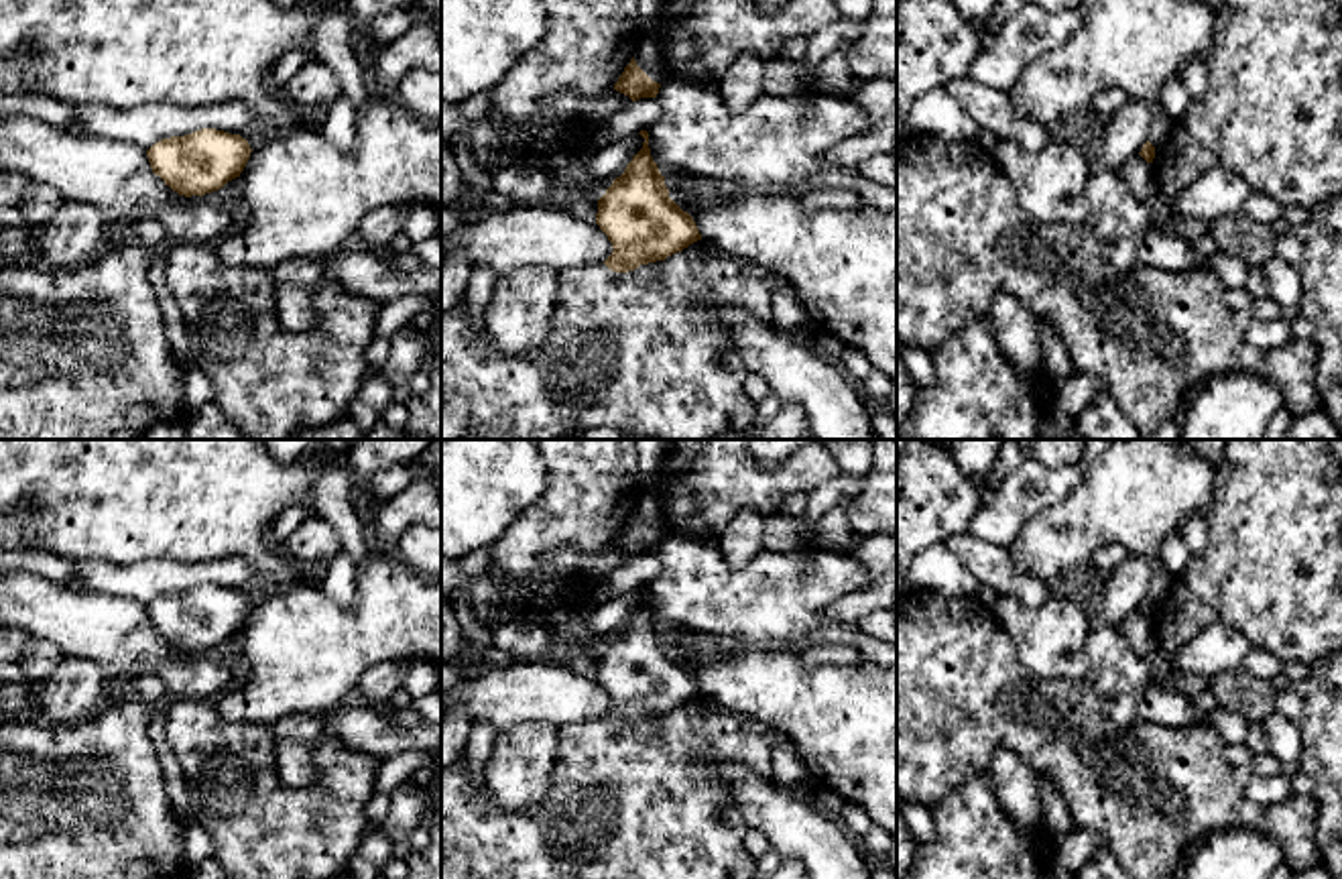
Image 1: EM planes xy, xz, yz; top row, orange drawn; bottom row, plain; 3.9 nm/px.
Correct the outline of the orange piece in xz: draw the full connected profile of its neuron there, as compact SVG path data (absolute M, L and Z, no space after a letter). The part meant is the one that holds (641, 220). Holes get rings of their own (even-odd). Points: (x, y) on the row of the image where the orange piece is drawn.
M638 132L643 149L598 199L596 224L612 242L604 265L628 273L640 265L665 260L702 240L693 218L671 197L651 157L649 132Z

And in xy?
M201 128L155 142L146 157L152 173L173 191L201 197L240 177L250 153L248 140L240 134Z

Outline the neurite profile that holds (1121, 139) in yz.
M1128 98L1104 126L1096 128L1096 165L1112 171L1124 167L1151 138L1151 120L1151 108Z

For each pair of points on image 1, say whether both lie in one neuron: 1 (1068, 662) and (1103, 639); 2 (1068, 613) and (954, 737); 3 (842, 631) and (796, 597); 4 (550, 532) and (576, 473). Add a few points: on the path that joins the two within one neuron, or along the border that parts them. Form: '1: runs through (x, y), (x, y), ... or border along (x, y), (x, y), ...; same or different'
1: border along (1094, 619), (1082, 643), (1084, 676); different
2: border along (999, 621), (1017, 660), (1027, 670), (1066, 682); different
3: runs through (830, 631), (824, 631), (802, 609); same
4: runs through (562, 517), (576, 503), (576, 487); same

